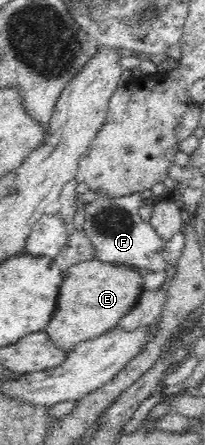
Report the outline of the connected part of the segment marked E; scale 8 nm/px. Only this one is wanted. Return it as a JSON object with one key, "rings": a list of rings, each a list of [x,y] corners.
{"rings":[[[98,259],[79,261],[71,265],[63,275],[55,311],[47,323],[45,333],[53,340],[53,344],[66,352],[71,352],[77,343],[100,337],[115,327],[119,319],[137,305],[145,290],[139,269],[102,263]]]}

